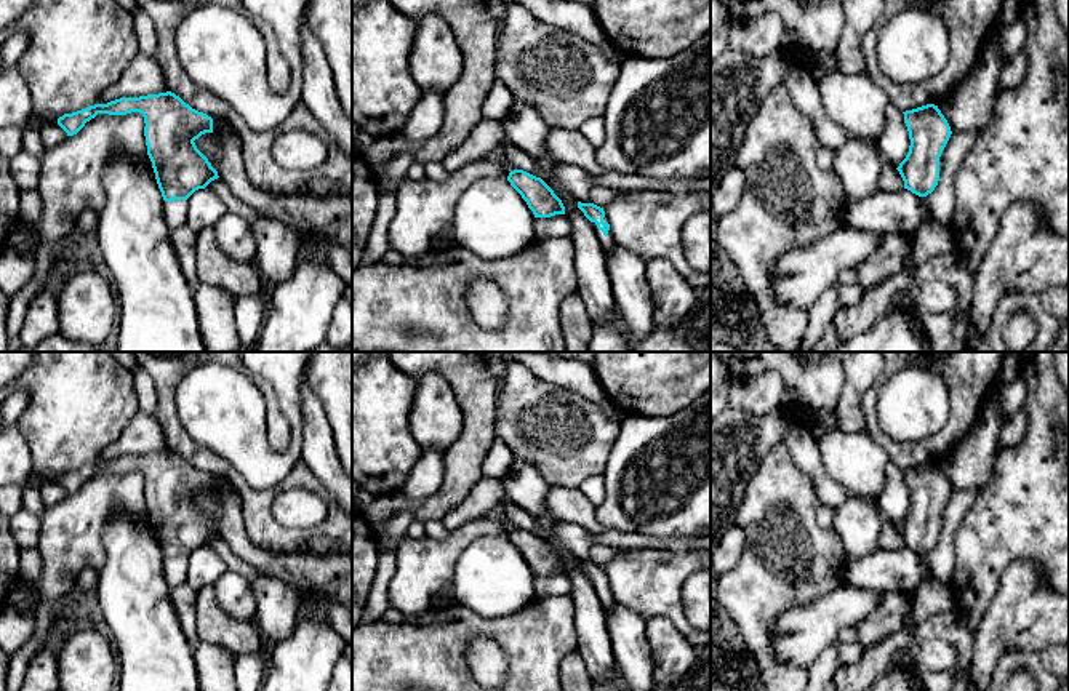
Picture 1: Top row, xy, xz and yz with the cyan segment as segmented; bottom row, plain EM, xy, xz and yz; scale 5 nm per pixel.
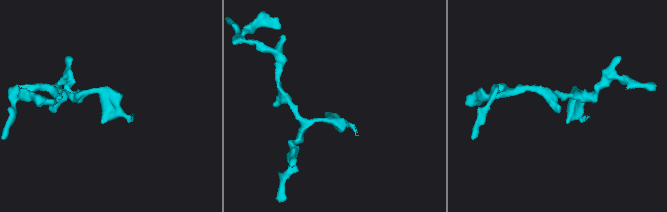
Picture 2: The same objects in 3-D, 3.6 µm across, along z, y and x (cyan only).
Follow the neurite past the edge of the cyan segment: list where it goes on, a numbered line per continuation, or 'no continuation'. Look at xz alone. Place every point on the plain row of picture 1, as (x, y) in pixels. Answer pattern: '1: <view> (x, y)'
1: xz (607, 602)

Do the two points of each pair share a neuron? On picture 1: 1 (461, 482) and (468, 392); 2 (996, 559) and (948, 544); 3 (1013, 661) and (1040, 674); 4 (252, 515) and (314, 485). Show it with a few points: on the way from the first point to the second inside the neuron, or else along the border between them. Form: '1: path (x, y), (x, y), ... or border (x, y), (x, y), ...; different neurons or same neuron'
1: path (463, 459), (474, 442), (474, 415); same neuron
2: border (967, 512), (956, 533), (954, 571), (948, 583); different neurons
3: path (1020, 661), (1028, 661), (1034, 667); same neuron
4: path (266, 499), (285, 483), (298, 482); same neuron

